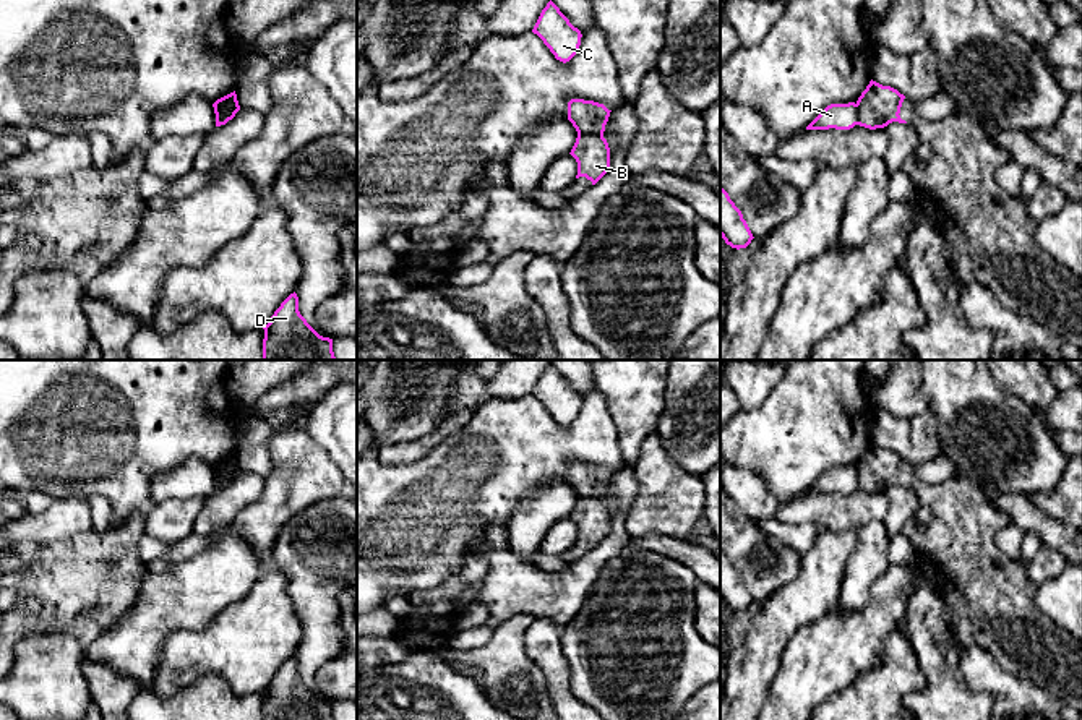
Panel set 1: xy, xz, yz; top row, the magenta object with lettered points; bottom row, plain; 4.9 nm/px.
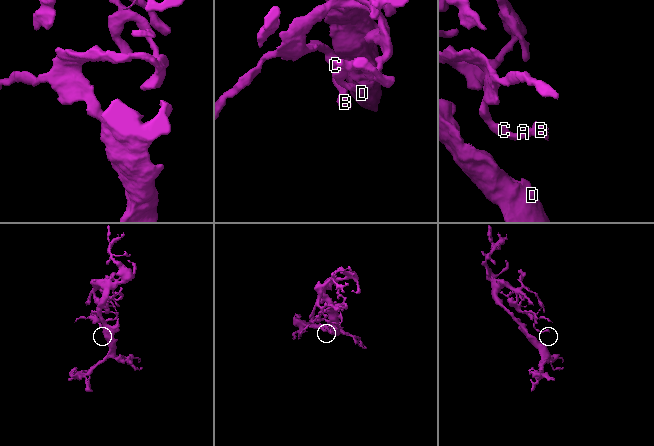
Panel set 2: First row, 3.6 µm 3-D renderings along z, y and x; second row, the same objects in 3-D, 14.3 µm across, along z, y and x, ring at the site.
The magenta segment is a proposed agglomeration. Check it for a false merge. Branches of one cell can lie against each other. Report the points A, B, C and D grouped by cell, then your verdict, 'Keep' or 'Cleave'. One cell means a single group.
Groups: A C D / B. Cleave

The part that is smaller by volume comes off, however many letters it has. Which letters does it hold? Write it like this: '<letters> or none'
B

